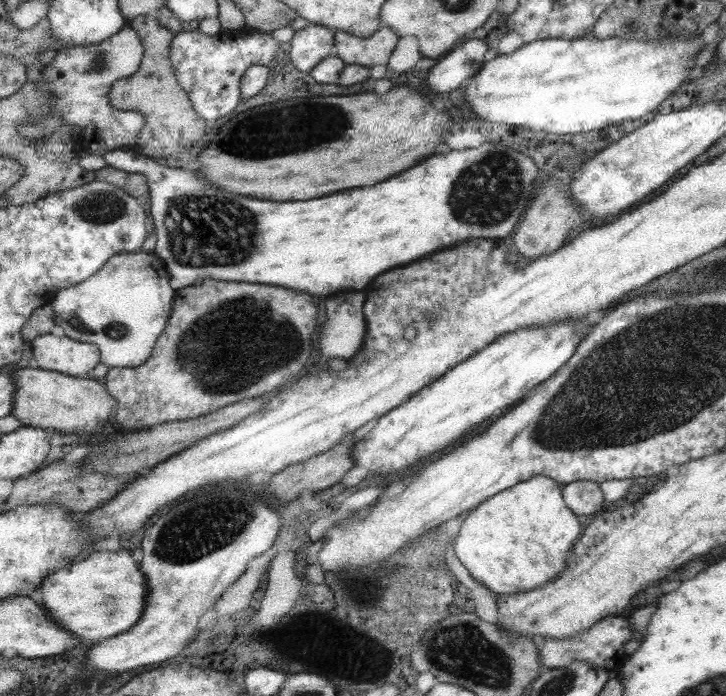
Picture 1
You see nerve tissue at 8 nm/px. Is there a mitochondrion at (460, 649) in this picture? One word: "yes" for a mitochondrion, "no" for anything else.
yes

